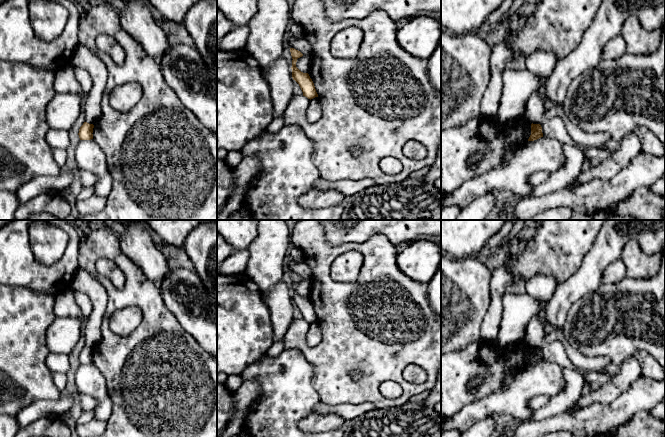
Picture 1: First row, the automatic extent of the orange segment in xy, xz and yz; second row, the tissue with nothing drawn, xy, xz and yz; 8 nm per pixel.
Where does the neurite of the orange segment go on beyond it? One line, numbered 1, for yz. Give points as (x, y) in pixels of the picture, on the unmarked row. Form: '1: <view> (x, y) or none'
1: none

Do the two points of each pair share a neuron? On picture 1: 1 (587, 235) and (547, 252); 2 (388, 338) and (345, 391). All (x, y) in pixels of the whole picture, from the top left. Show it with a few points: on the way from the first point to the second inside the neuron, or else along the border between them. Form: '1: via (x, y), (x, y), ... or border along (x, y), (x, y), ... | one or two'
1: via (577, 235), (570, 235), (557, 248) | one
2: via (380, 353), (375, 370), (360, 385) | one

